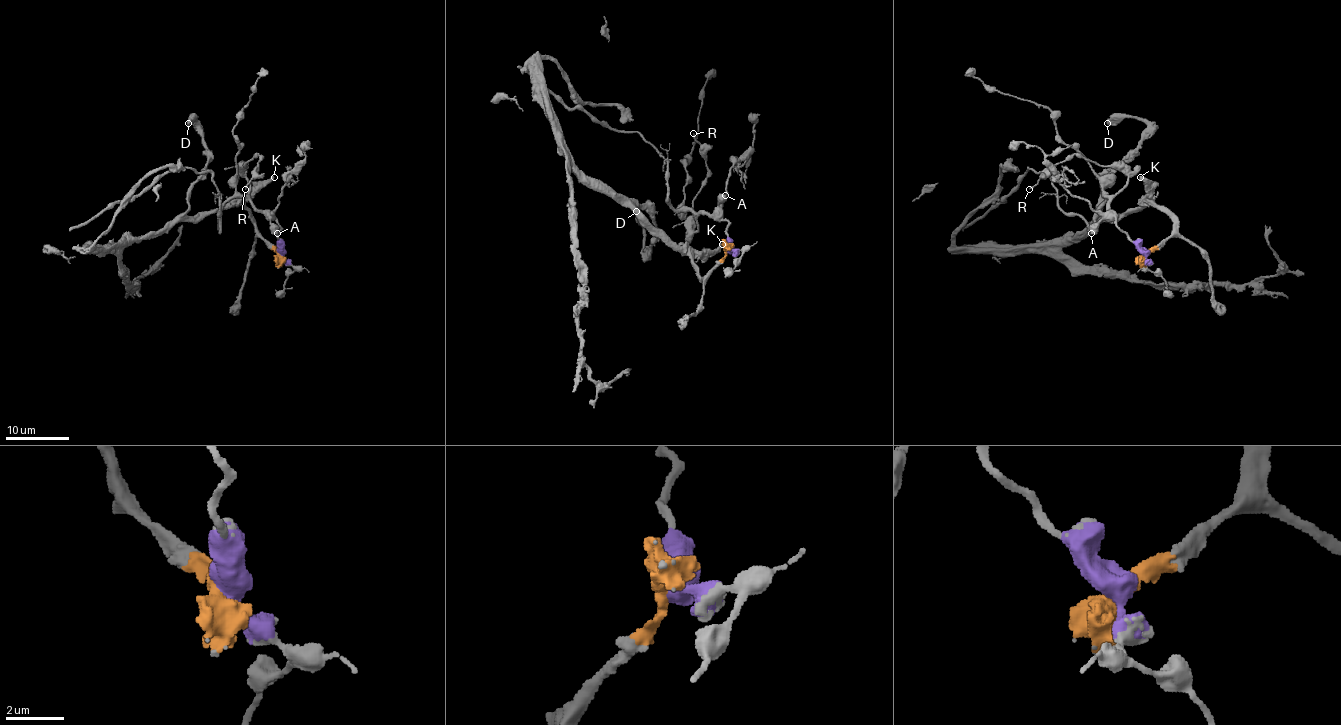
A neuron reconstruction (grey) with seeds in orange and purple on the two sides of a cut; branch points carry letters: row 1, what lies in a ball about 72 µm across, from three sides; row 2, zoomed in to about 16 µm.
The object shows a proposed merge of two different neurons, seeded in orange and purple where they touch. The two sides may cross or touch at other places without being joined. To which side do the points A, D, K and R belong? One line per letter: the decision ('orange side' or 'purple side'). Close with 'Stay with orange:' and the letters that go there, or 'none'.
A: purple side
D: orange side
K: orange side
R: purple side
Stay with orange: D, K

